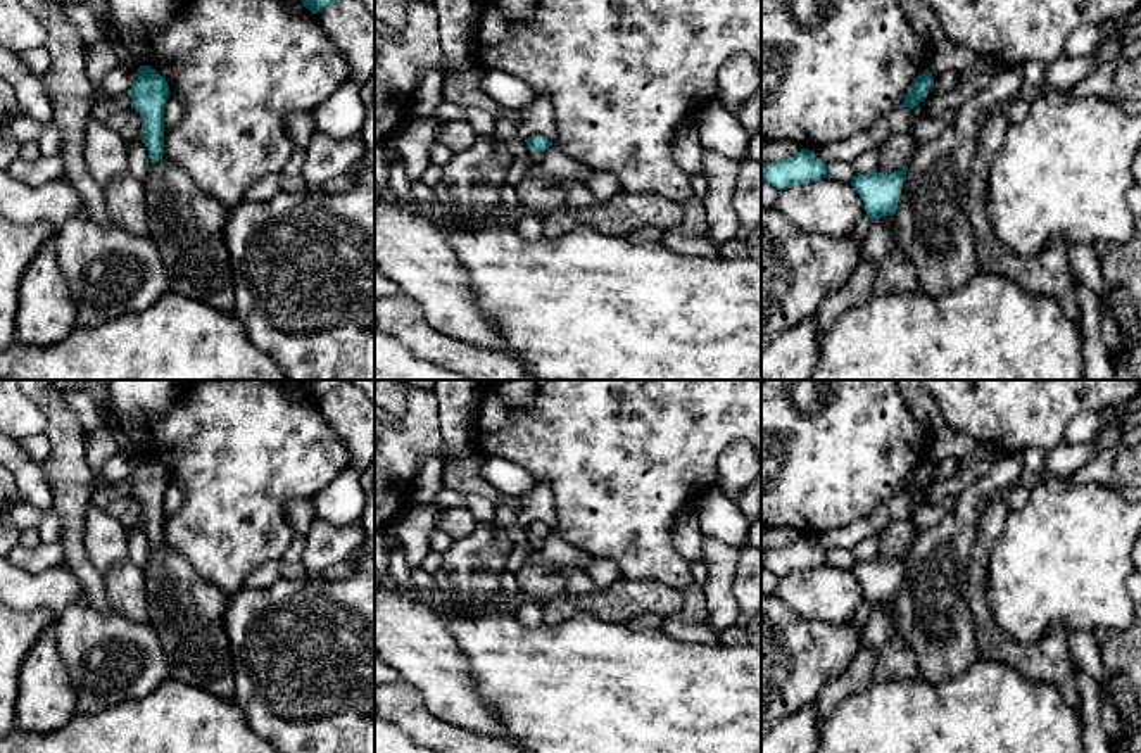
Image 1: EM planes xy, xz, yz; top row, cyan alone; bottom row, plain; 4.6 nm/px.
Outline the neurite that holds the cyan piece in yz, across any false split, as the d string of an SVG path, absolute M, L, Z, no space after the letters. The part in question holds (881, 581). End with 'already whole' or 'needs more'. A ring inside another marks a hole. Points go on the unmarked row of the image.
M903 554L891 561L875 558L870 561L858 561L851 566L851 572L863 585L865 599L872 608L896 601L906 556L908 554Z; already whole

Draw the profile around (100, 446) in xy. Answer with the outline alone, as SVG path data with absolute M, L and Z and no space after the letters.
M102 428L98 432L93 433L85 433L85 451L86 451L86 461L91 468L91 471L95 473L95 480L97 484L105 484L100 482L97 477L100 475L104 465L121 451L121 446L117 444L117 440L114 439L112 432L107 428Z

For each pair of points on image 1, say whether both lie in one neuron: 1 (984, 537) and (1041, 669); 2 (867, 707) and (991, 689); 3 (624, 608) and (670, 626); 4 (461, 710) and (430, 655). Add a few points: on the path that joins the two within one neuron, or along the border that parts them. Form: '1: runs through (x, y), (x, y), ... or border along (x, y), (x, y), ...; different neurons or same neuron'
1: runs through (977, 574), (977, 605), (984, 626), (1005, 646); same neuron
2: runs through (898, 707), (960, 707); same neuron
3: border along (682, 593), (682, 605), (663, 619); different neurons
4: runs through (453, 696), (437, 669); same neuron

